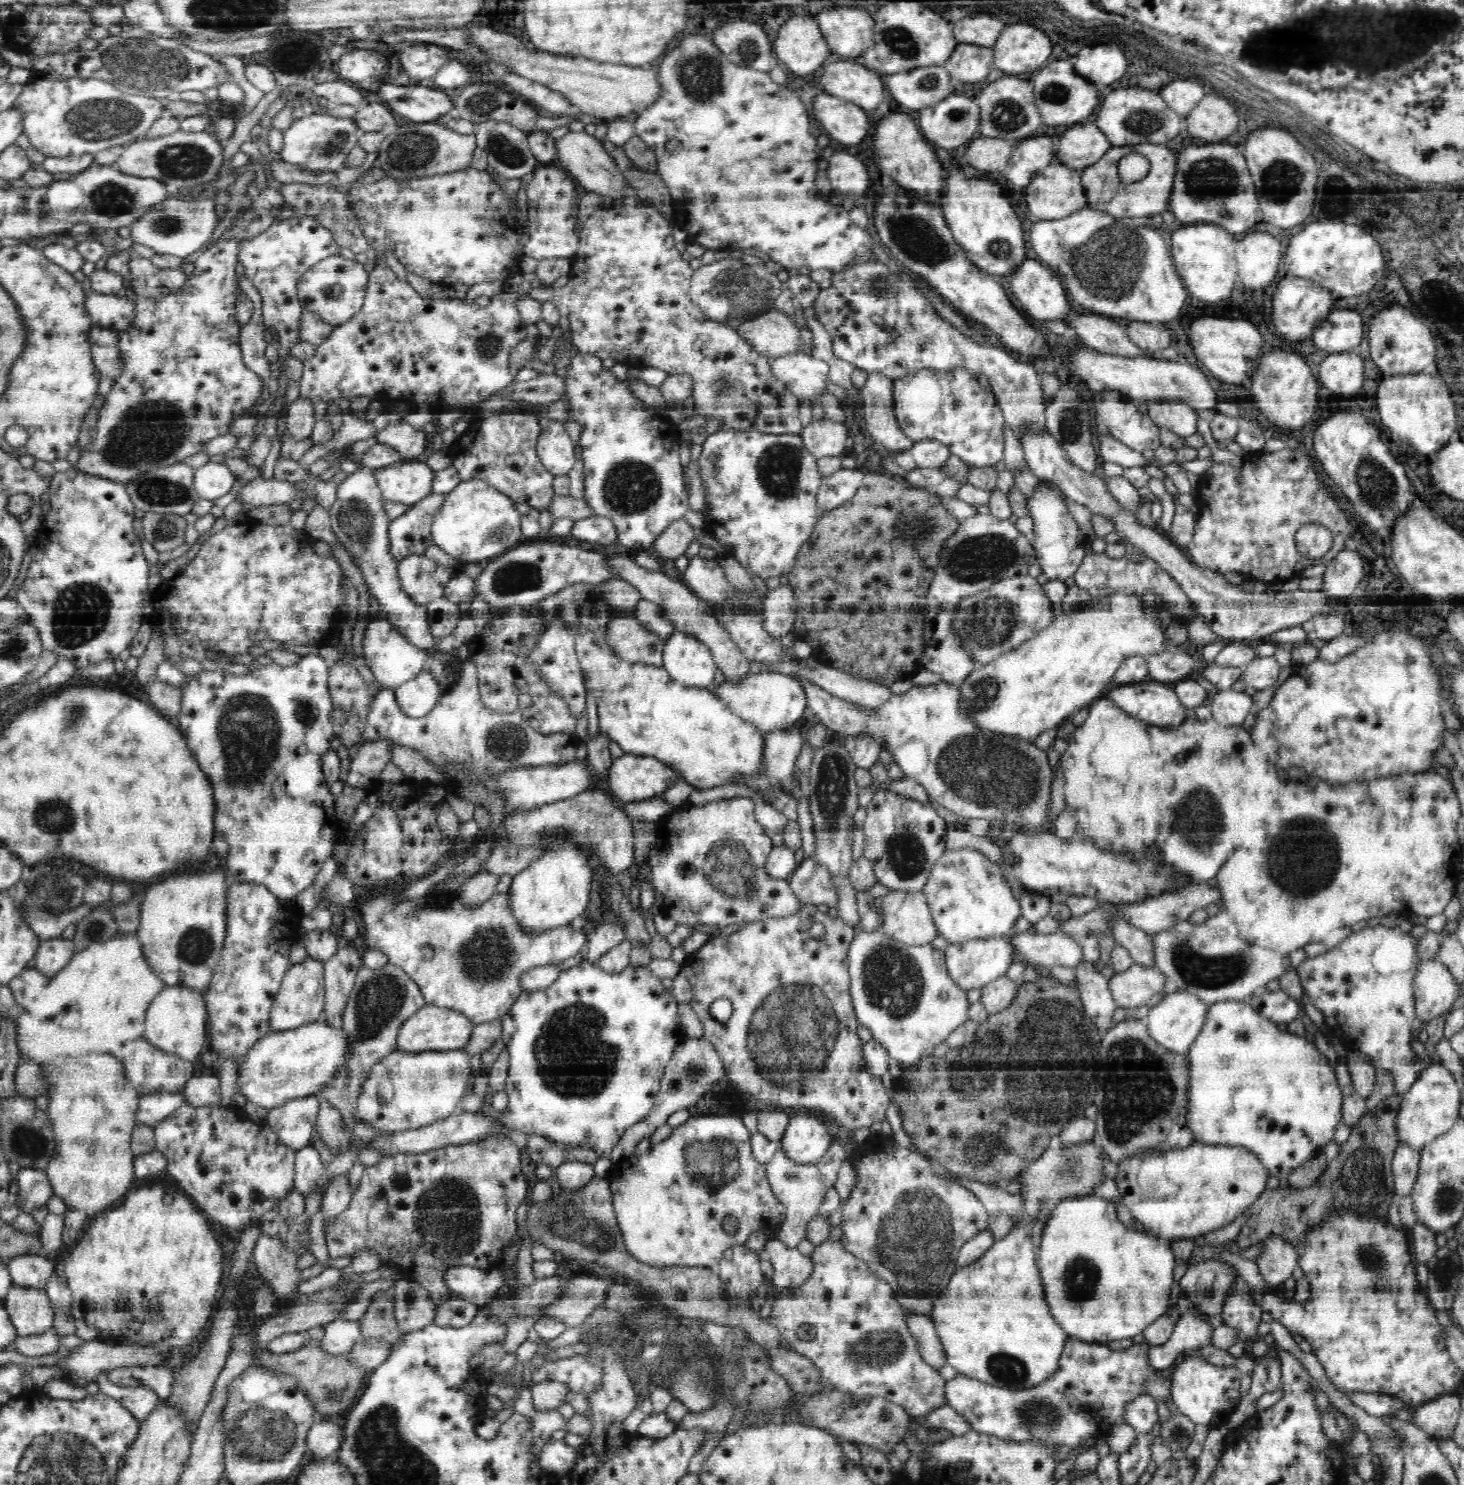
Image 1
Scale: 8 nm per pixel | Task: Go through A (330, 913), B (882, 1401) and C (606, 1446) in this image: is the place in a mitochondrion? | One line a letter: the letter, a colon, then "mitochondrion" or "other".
A: other
B: other
C: other

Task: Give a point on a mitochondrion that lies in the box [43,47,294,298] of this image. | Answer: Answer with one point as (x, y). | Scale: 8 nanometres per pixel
(99, 118)

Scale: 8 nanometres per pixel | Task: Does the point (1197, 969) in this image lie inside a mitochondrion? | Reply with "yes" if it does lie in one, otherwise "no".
yes

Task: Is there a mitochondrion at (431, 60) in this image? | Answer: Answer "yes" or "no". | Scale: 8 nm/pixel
no

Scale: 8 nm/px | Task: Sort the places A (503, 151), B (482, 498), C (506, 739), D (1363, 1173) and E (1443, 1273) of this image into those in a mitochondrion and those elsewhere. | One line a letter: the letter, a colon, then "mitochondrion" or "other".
A: mitochondrion
B: other
C: mitochondrion
D: mitochondrion
E: mitochondrion

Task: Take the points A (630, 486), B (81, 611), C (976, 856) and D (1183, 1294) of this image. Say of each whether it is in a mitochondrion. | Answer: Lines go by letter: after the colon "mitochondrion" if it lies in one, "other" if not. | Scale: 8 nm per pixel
A: mitochondrion
B: mitochondrion
C: other
D: other

